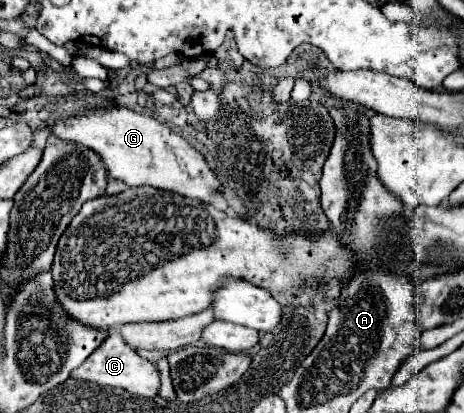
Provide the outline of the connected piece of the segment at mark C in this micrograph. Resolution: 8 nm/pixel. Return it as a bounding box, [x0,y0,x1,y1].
[73,331,161,397]

